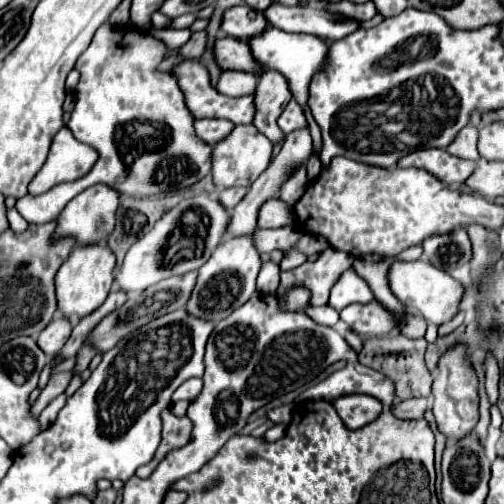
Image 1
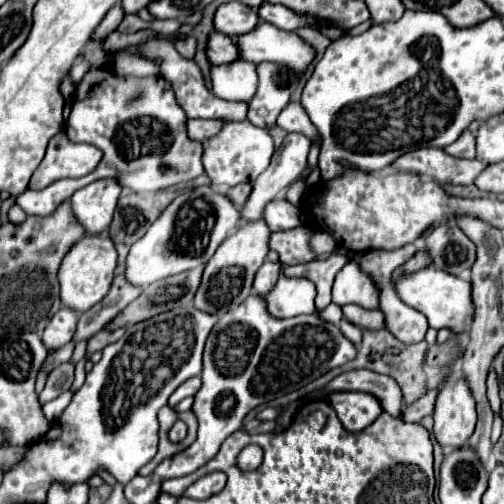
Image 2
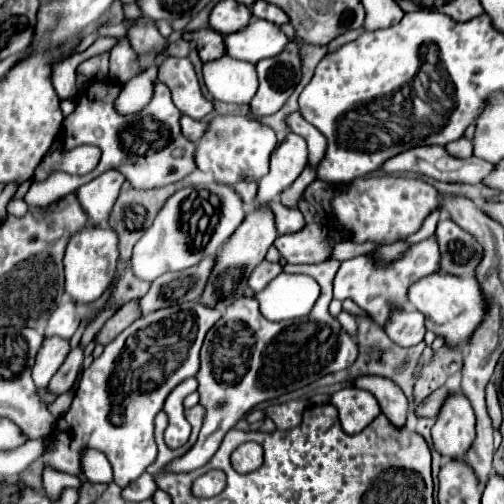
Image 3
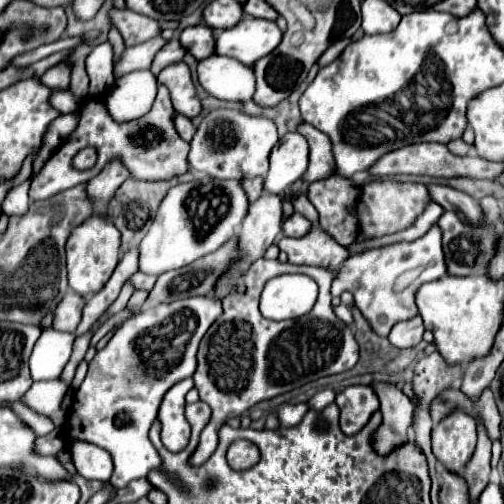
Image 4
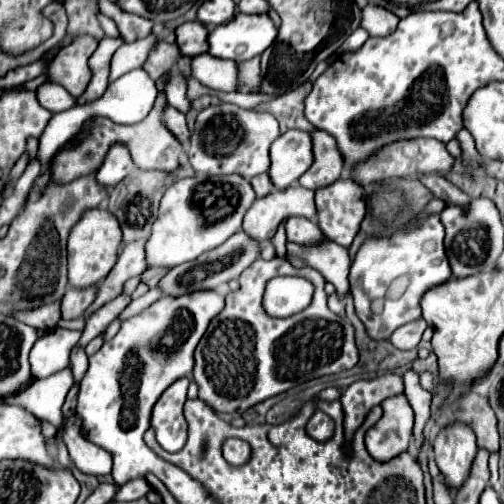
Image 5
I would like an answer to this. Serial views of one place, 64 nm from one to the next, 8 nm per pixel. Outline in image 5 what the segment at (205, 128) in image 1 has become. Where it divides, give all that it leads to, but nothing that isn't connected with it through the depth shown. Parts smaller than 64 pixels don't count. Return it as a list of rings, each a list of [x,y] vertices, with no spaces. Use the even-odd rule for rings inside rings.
[[[168,106],[166,112],[164,112],[164,122],[170,128],[170,132],[186,146],[186,142],[190,140],[190,130],[188,130],[188,124],[186,124],[186,116],[182,112],[178,112],[176,108]]]

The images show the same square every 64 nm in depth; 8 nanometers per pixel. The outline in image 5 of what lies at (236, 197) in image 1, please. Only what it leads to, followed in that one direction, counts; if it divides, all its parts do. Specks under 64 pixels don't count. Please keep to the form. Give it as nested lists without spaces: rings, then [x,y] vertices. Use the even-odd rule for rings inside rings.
[[[260,174],[260,176],[252,178],[252,180],[250,180],[250,184],[252,184],[252,188],[254,188],[254,192],[256,192],[256,196],[258,196],[258,198],[266,196],[266,194],[272,190],[272,182],[270,182],[268,174]]]

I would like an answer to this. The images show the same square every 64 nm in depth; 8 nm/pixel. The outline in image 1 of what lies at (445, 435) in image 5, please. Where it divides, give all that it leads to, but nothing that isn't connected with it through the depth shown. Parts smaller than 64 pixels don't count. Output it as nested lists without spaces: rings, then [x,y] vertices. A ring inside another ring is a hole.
[[[454,344],[448,348],[440,360],[438,360],[438,372],[432,382],[432,396],[434,396],[434,418],[438,422],[440,432],[444,432],[448,438],[456,436],[462,438],[470,434],[478,420],[478,402],[480,396],[476,396],[476,376],[472,376],[472,368],[468,368],[468,346],[466,344]]]

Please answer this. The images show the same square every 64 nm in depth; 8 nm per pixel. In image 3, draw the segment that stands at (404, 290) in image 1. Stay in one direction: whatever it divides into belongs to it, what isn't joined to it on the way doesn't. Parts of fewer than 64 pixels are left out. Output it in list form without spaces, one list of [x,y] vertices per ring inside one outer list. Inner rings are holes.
[[[434,272],[432,276],[424,276],[424,280],[416,280],[416,284],[408,288],[408,302],[426,316],[426,328],[436,336],[442,334],[450,346],[466,344],[476,326],[482,322],[486,310],[484,298],[480,296],[480,286],[474,278],[462,280],[442,272]]]

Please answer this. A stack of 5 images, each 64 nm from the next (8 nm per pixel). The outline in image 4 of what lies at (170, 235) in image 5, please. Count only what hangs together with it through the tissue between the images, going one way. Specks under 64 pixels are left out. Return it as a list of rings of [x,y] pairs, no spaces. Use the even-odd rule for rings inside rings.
[[[196,180],[174,186],[160,204],[160,210],[140,242],[140,272],[160,276],[168,270],[184,268],[198,258],[218,250],[236,234],[248,212],[248,198],[238,180]]]

